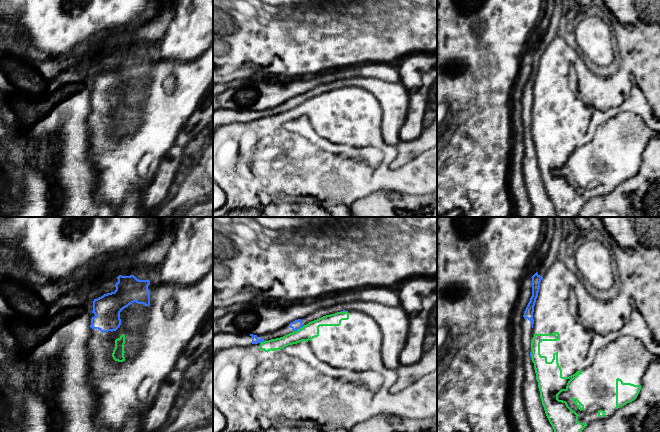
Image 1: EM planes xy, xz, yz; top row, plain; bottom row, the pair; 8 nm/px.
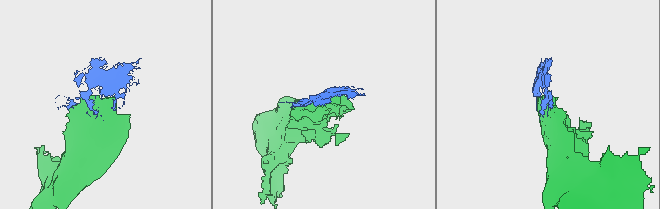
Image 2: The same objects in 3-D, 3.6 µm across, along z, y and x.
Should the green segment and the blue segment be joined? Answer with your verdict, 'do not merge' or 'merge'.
do not merge

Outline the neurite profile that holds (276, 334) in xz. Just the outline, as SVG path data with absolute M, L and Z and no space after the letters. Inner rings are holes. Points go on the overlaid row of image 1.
M351 301L321 308L301 319L291 322L279 330L267 334L215 334L213 335L213 356L220 350L234 346L246 347L283 337L297 331L309 322L321 318L323 314L330 315L341 311L346 312L348 310L359 310L374 319L382 333L381 354L384 365L390 369L399 368L401 365L400 355L406 346L409 333L410 317L400 305L387 306L370 301Z

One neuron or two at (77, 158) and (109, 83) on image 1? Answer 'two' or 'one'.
two

